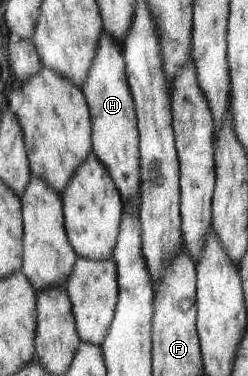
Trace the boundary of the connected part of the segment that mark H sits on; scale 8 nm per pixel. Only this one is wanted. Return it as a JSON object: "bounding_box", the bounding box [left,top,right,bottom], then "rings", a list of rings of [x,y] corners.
{"bounding_box":[82,29,141,206],"rings":[[[107,29],[101,31],[101,40],[97,45],[97,58],[89,71],[87,81],[83,83],[82,91],[88,100],[92,112],[92,141],[95,155],[109,167],[113,181],[120,189],[124,206],[141,206],[141,155],[140,132],[136,115],[136,104],[129,86],[124,48],[122,43],[113,39]]]}

